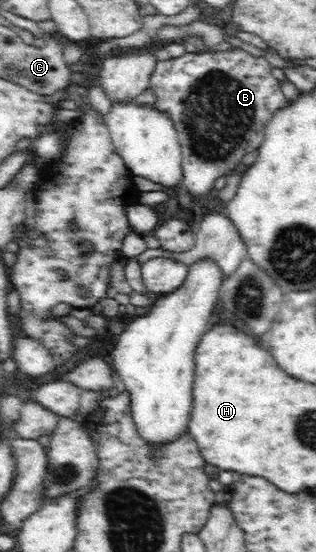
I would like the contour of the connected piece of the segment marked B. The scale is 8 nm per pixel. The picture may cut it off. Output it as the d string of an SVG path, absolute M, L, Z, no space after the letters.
M228 48L227 50L228 51L204 50L194 51L192 53L187 52L183 57L178 57L178 59L159 61L149 81L149 87L156 93L156 101L153 107L156 107L157 111L164 111L164 113L167 113L169 119L171 119L174 126L176 126L182 150L183 160L181 166L184 170L181 183L188 187L188 191L190 191L192 195L204 195L204 193L208 193L208 191L212 189L212 185L214 185L212 181L214 181L216 177L226 175L226 171L230 171L230 169L234 169L234 167L238 165L238 161L240 161L242 155L246 155L246 153L258 149L264 139L264 129L267 128L267 124L271 121L271 117L278 109L283 108L288 101L286 96L282 93L279 80L272 76L270 72L273 67L269 61L266 61L264 57L253 57L250 53L247 53L241 48Z

